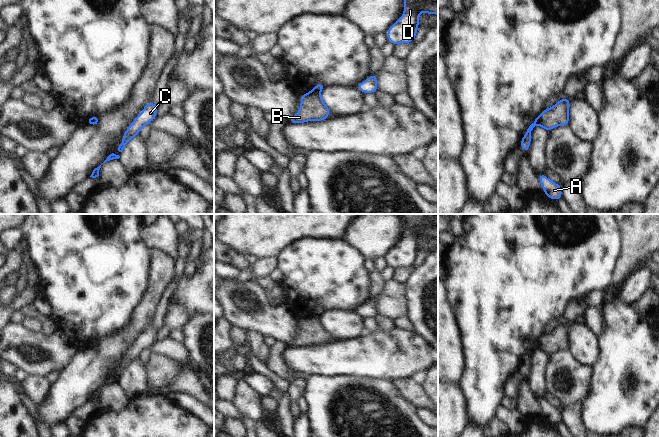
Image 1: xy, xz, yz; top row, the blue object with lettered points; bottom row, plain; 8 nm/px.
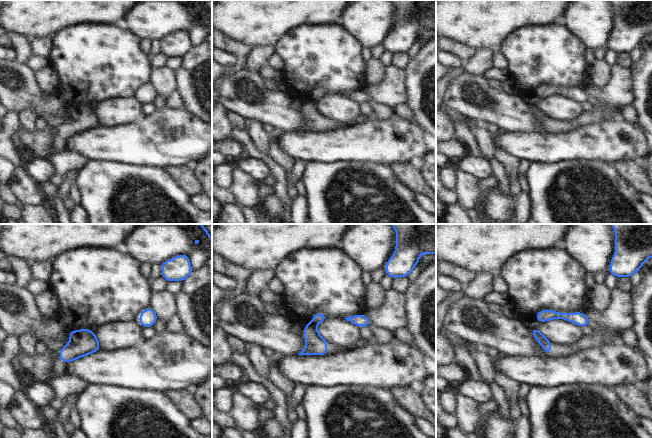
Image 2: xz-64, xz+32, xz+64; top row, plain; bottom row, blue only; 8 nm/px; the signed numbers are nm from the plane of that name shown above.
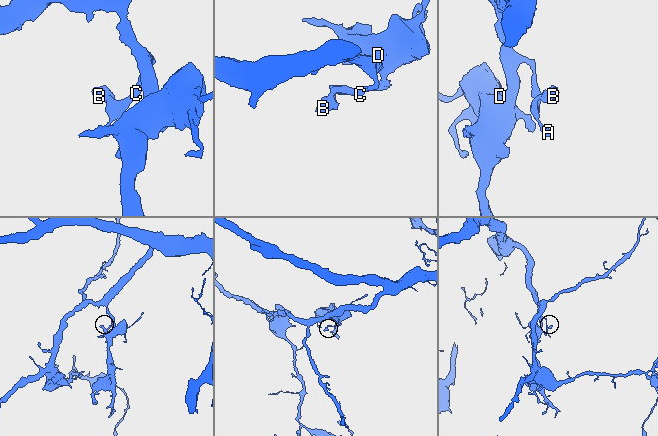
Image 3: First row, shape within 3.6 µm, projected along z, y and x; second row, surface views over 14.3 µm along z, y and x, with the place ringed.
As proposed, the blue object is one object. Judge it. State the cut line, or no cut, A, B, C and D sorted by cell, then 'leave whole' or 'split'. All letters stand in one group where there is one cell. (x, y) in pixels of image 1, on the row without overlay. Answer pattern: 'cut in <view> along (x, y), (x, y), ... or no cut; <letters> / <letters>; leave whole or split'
cut in xz along (313, 312), (319, 315); A C D / B; split

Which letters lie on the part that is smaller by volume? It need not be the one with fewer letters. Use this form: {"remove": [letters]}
{"remove": ["B"]}

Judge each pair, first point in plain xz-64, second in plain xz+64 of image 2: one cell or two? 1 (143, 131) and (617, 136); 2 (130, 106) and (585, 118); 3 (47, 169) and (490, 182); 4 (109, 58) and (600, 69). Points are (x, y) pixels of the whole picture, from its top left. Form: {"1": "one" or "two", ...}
{"1": "one", "2": "two", "3": "two", "4": "two"}

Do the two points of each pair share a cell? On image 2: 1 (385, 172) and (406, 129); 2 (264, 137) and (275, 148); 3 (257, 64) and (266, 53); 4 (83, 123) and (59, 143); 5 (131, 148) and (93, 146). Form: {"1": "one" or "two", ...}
{"1": "two", "2": "two", "3": "one", "4": "one", "5": "one"}

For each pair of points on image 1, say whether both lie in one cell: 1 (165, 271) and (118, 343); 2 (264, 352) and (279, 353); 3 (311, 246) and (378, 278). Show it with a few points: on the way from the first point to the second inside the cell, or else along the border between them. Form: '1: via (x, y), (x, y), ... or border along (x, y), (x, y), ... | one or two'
1: via (156, 290), (137, 327) | one
2: border along (271, 347), (271, 359), (267, 365) | two
3: border along (371, 273), (372, 295), (374, 297) | two

